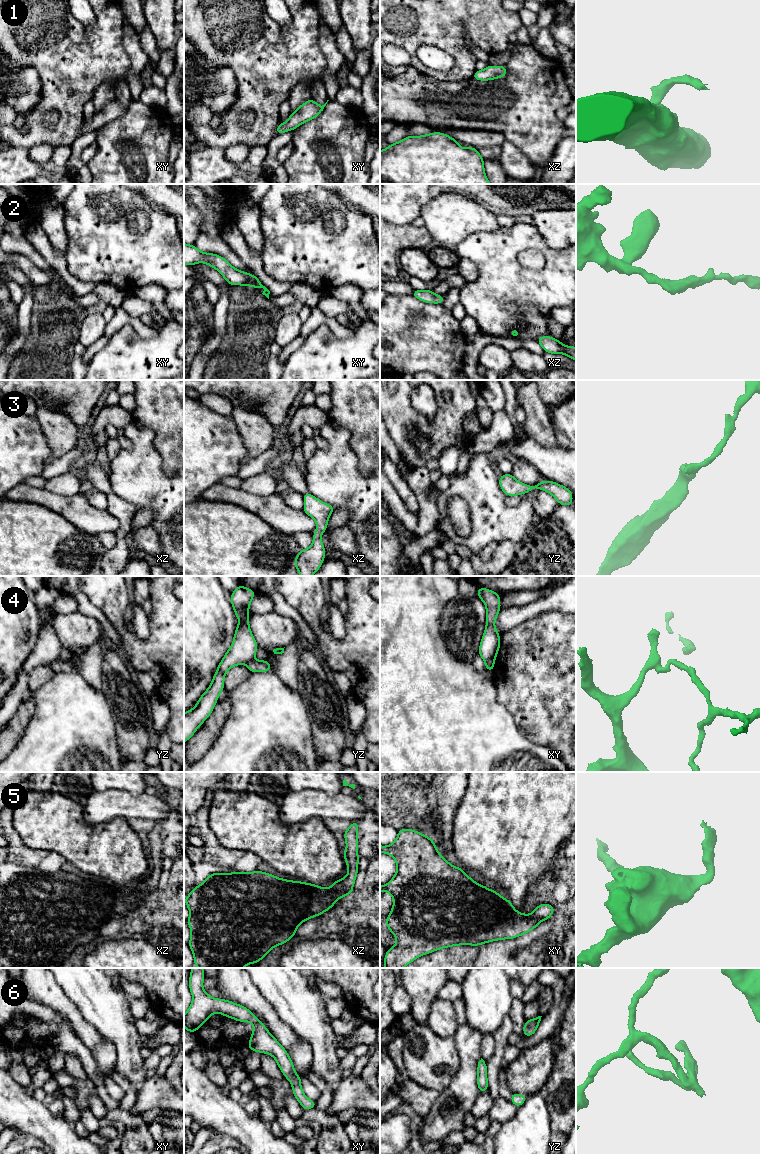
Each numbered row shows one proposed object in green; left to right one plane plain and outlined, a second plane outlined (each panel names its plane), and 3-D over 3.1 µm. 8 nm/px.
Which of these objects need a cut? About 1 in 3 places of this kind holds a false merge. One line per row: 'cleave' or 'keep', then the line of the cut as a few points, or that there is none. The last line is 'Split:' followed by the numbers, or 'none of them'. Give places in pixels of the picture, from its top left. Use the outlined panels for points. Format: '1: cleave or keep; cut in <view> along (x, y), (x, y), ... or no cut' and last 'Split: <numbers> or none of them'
1: keep; no cut
2: keep; no cut
3: keep; no cut
4: cleave; cut in xy along (493, 661), (485, 663)
5: keep; no cut
6: keep; no cut
Split: 4

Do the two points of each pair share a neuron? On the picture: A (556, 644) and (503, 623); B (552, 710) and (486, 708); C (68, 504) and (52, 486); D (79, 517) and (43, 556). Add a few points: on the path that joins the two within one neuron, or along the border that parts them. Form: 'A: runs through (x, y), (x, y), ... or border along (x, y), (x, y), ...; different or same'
A: border along (534, 616), (506, 630), (500, 636); different
B: border along (495, 688), (497, 700), (505, 707), (519, 729); different
C: border along (43, 488), (60, 495), (74, 496), (79, 493); different
D: border along (53, 511), (65, 517), (82, 531), (94, 535); different

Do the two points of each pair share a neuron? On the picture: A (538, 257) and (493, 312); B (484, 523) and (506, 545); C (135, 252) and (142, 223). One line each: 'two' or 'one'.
A: two
B: two
C: one

